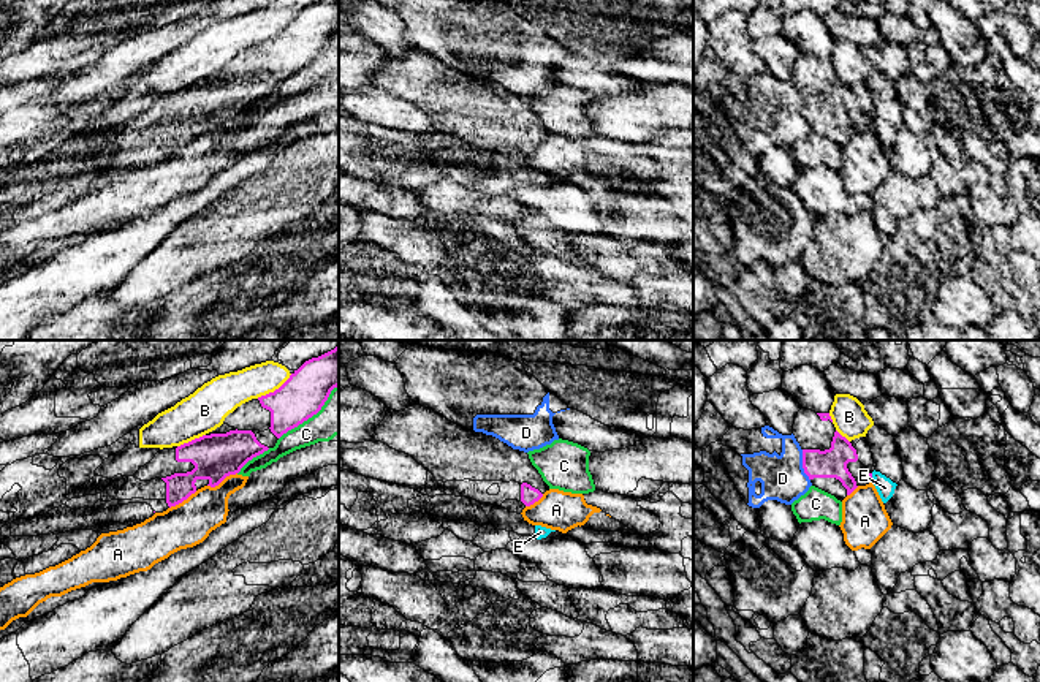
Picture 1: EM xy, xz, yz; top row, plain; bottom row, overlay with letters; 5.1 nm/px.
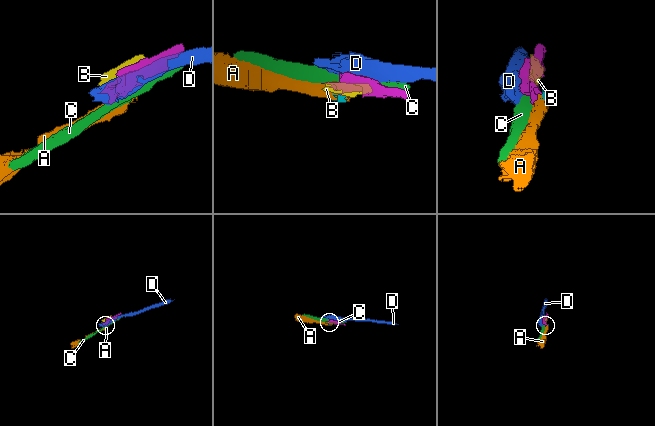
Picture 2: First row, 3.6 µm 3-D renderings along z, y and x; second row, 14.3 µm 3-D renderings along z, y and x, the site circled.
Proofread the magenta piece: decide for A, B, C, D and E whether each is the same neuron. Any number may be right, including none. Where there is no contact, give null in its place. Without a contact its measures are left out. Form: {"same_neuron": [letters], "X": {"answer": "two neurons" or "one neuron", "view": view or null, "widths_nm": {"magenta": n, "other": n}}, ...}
{"same_neuron": [], "A": {"answer": "two neurons", "view": "xy", "widths_nm": {"magenta": 240, "other": 220}}, "B": {"answer": "two neurons", "view": "xy", "widths_nm": {"magenta": 220, "other": 180}}, "C": {"answer": "two neurons", "view": "xy", "widths_nm": {"magenta": 220, "other": 190}}, "D": {"answer": "two neurons", "view": "yz", "widths_nm": {"magenta": 150, "other": 220}}, "E": {"answer": "two neurons", "view": "yz", "widths_nm": {"magenta": 30, "other": 90}}}

